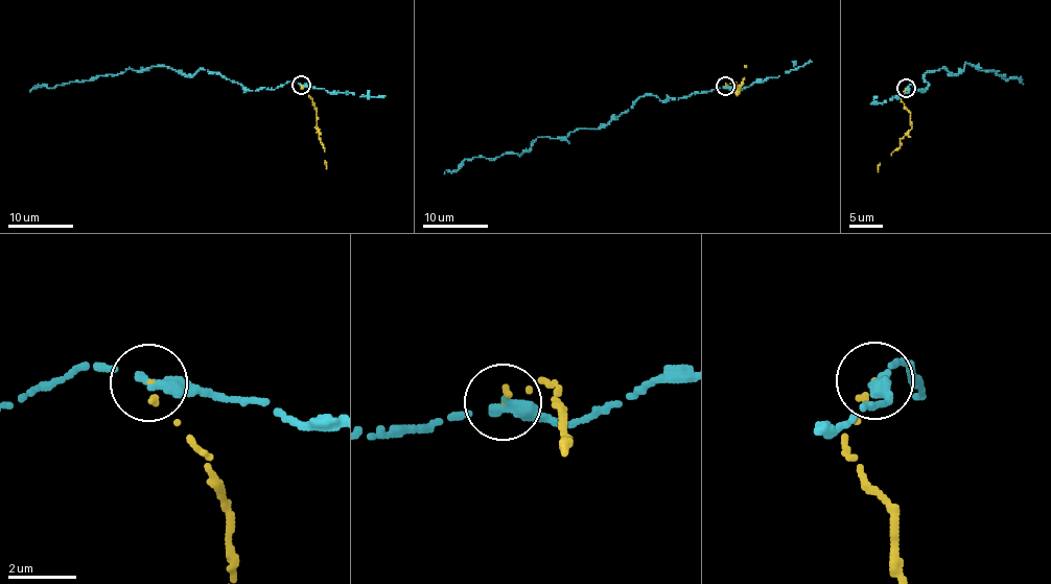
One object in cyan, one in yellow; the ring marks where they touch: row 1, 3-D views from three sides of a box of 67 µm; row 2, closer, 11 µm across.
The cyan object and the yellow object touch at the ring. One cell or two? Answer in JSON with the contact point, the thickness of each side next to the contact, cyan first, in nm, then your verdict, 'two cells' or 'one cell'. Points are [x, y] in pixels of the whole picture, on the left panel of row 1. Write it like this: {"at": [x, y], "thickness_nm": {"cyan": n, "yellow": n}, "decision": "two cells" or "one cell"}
{"at": [301, 85], "thickness_nm": {"cyan": 280, "yellow": 70}, "decision": "two cells"}

